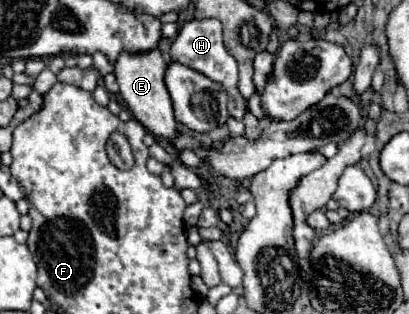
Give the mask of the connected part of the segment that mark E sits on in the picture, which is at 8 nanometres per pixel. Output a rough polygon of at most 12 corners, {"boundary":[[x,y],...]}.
{"boundary":[[159,49],[121,53],[121,99],[153,135],[173,143],[177,121]]}

